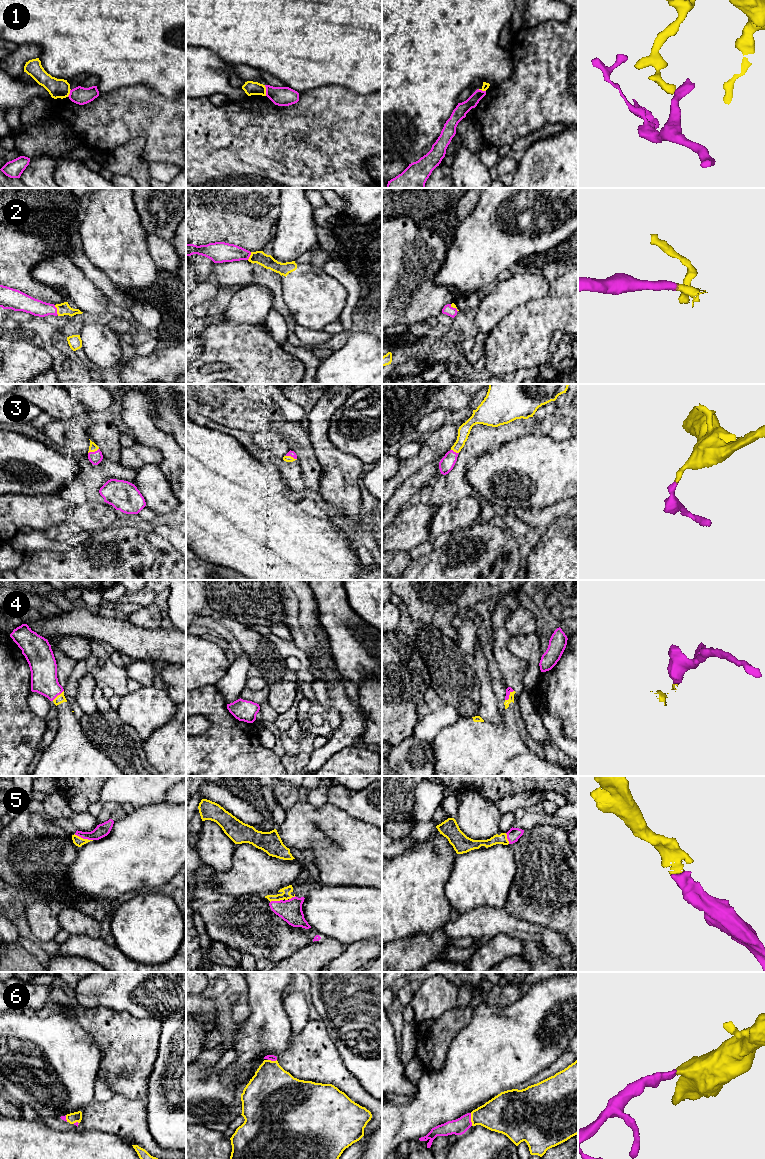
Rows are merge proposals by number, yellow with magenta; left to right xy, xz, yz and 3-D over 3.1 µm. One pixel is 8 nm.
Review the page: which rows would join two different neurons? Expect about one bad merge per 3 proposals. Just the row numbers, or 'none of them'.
1

